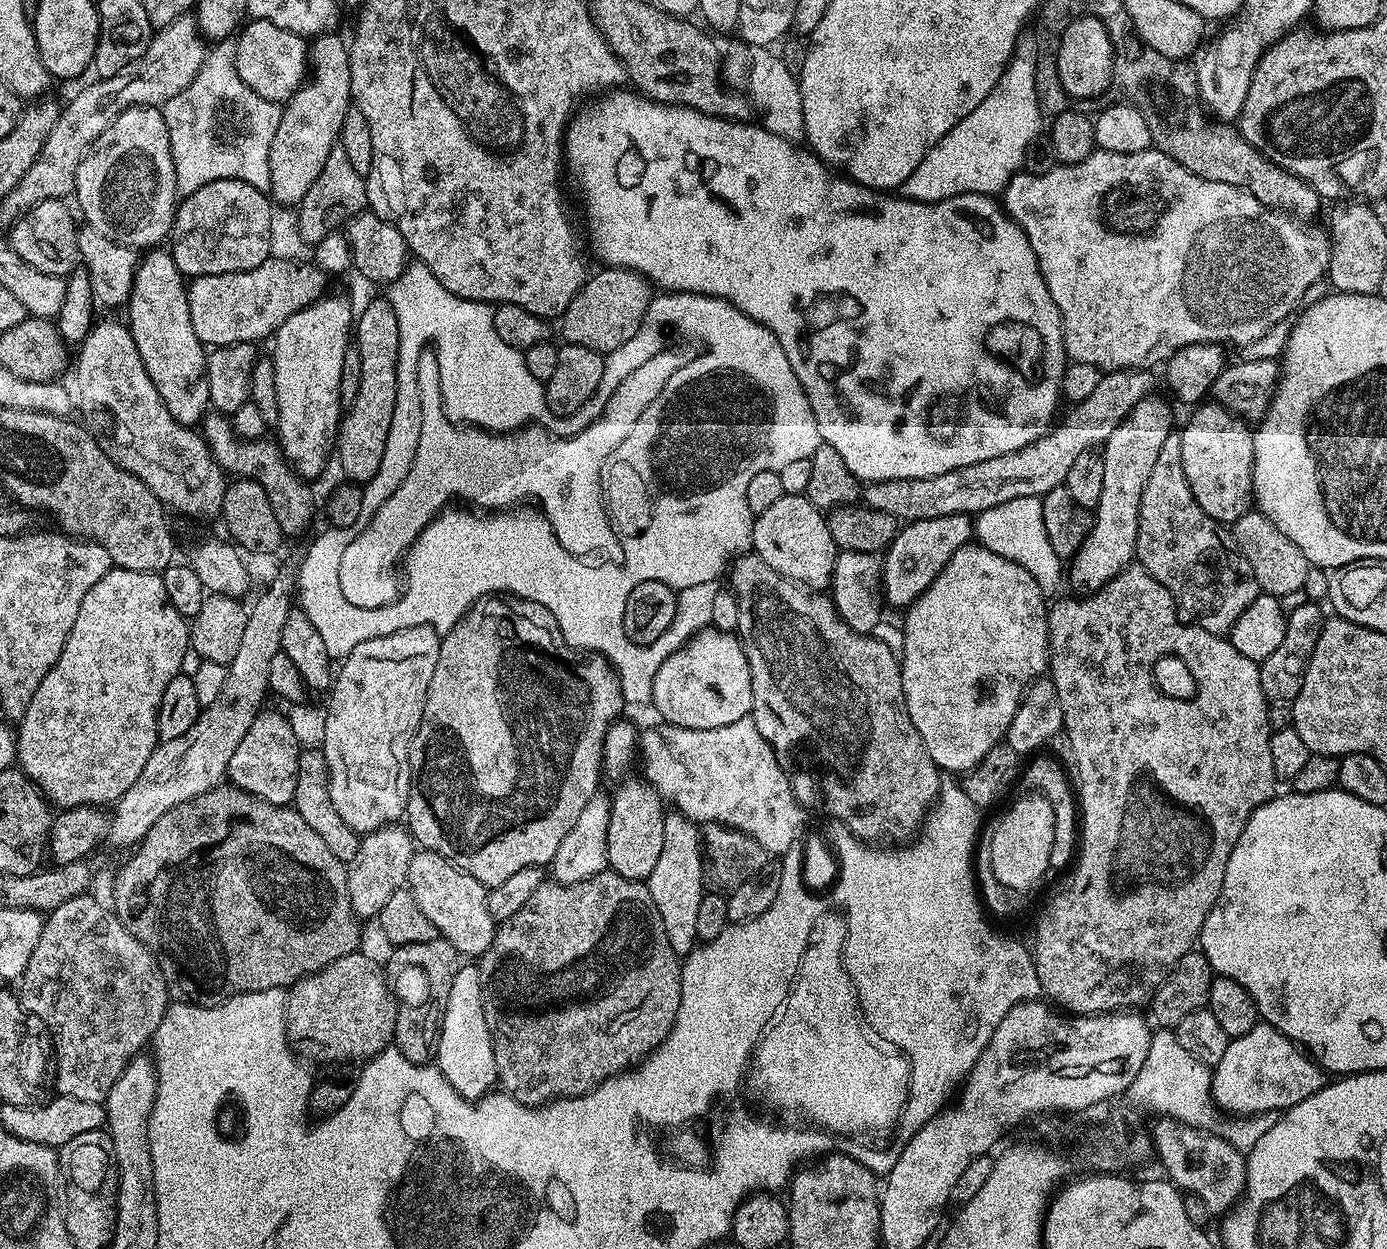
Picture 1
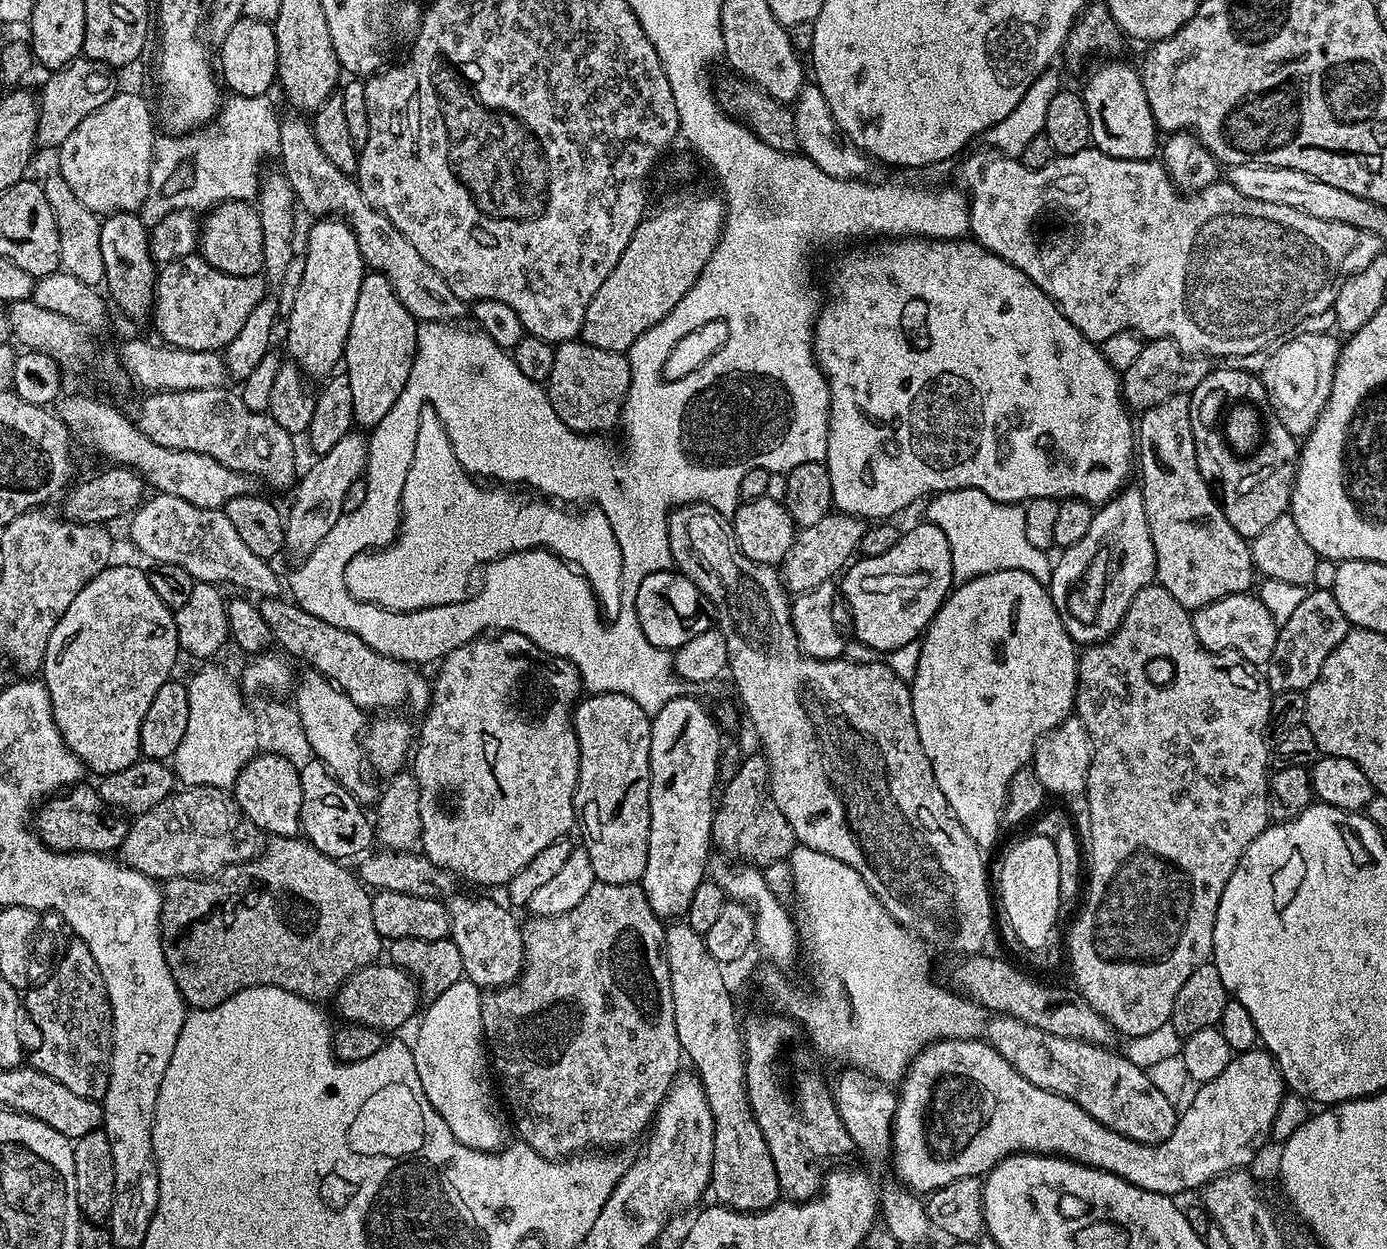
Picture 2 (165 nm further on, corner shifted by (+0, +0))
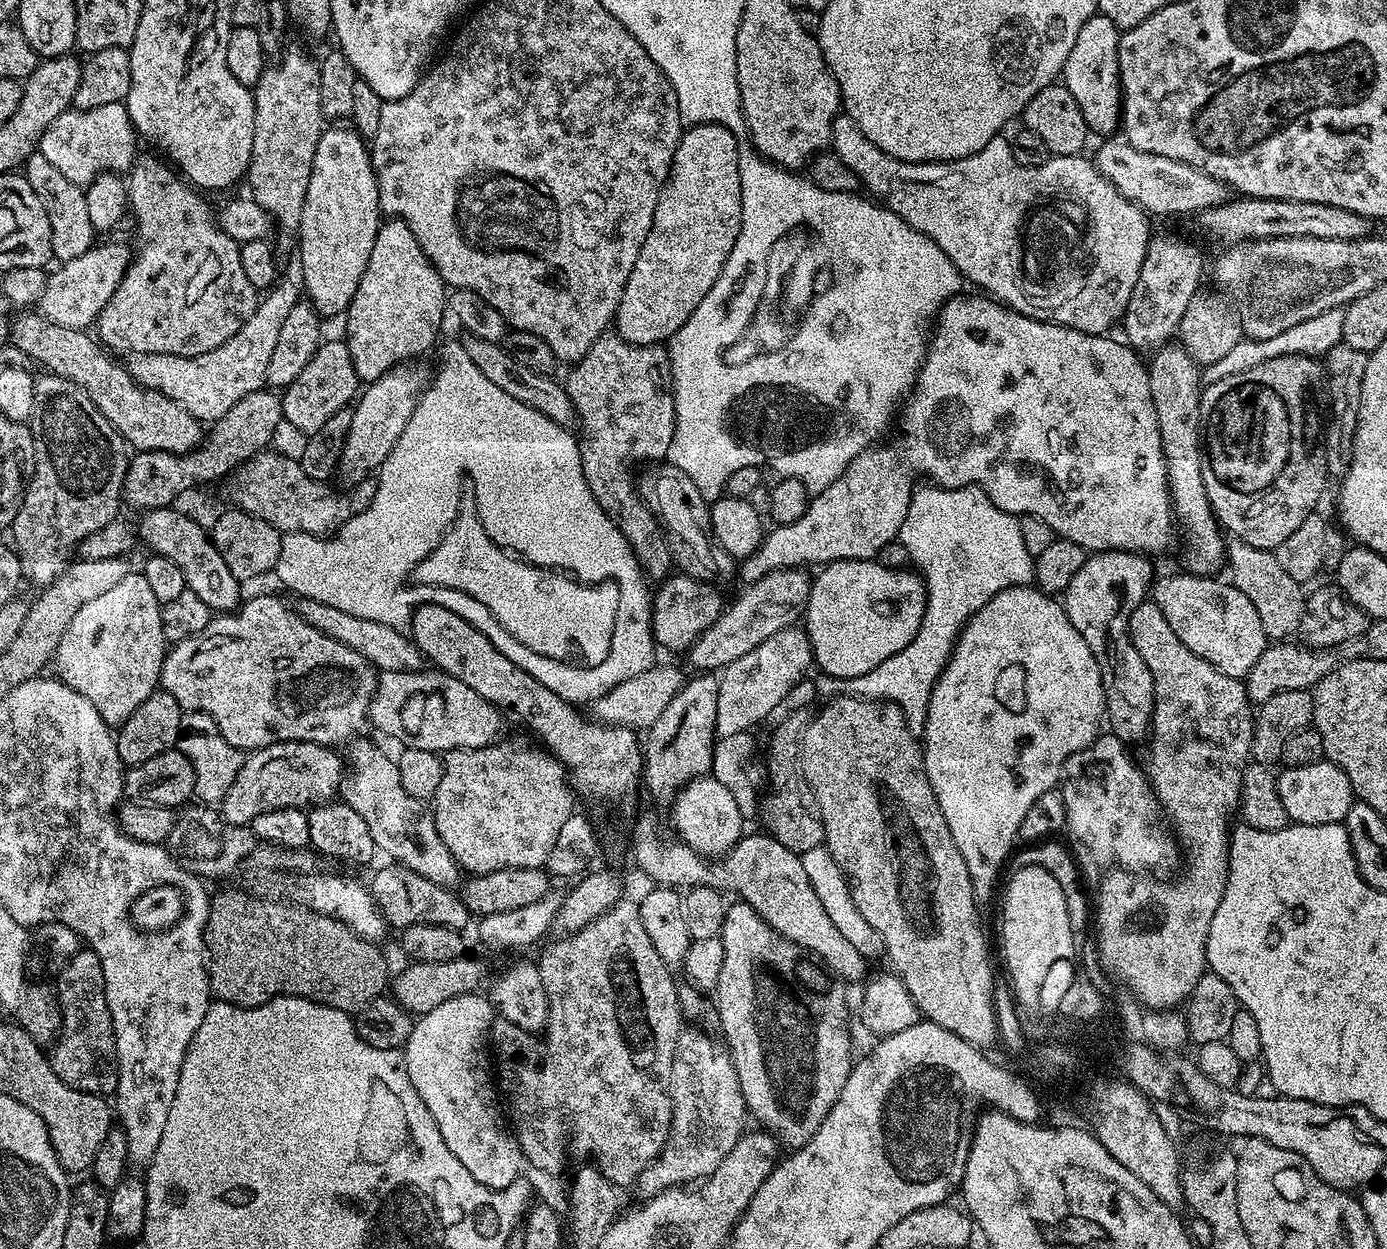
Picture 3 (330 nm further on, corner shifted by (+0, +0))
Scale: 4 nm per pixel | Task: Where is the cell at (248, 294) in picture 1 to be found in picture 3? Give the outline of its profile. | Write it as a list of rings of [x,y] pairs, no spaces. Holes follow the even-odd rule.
[[[137,155],[136,161],[133,162],[126,176],[128,208],[130,209],[130,216],[136,219],[136,236],[140,239],[140,245],[134,248],[134,255],[131,257],[126,274],[122,278],[122,282],[118,282],[118,290],[114,290],[110,302],[106,302],[106,306],[102,306],[102,314],[95,322],[94,332],[99,343],[112,354],[117,354],[116,352],[128,352],[127,354],[132,356],[141,356],[142,354],[178,354],[179,356],[210,354],[210,350],[222,346],[222,342],[234,338],[234,334],[238,334],[238,330],[242,330],[242,326],[247,324],[258,303],[258,290],[254,286],[250,286],[250,278],[246,278],[246,273],[242,270],[240,245],[234,238],[227,236],[214,219],[214,208],[212,212],[211,206],[200,197],[203,195],[185,183],[163,159],[157,158],[155,155],[152,156]]]

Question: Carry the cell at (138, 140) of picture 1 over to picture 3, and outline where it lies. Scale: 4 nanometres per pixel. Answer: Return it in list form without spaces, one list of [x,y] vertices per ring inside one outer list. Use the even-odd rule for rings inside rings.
[[[127,103],[63,112],[42,134],[38,151],[70,182],[87,186],[104,172],[124,174],[138,155],[136,127],[130,122]]]

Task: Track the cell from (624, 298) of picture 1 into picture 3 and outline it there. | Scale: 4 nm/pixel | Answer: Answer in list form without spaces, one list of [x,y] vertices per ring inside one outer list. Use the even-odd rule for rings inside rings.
[[[694,124],[681,135],[672,159],[668,180],[660,191],[654,222],[638,262],[630,270],[626,290],[614,321],[614,330],[628,344],[659,344],[671,341],[686,318],[698,310],[698,302],[718,282],[738,230],[742,230],[742,178],[738,178],[737,133],[721,124]]]

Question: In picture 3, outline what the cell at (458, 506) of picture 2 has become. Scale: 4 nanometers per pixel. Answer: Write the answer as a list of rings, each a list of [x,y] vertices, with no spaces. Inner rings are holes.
[[[460,516],[460,524],[452,528],[452,536],[448,536],[440,551],[426,564],[416,567],[414,580],[426,586],[449,584],[462,588],[464,593],[470,594],[470,598],[478,598],[478,602],[490,610],[492,617],[515,640],[525,644],[530,651],[549,656],[552,660],[564,662],[575,658],[591,666],[601,664],[612,652],[612,639],[617,633],[616,588],[576,588],[576,584],[568,584],[568,580],[560,580],[560,576],[548,576],[548,572],[528,572],[524,564],[508,560],[504,552],[496,552],[496,548],[484,540],[484,532],[480,532],[480,524],[476,524],[472,516]]]

